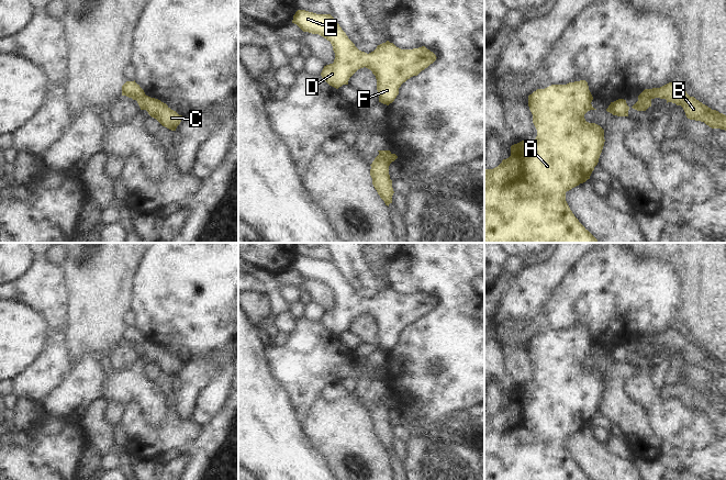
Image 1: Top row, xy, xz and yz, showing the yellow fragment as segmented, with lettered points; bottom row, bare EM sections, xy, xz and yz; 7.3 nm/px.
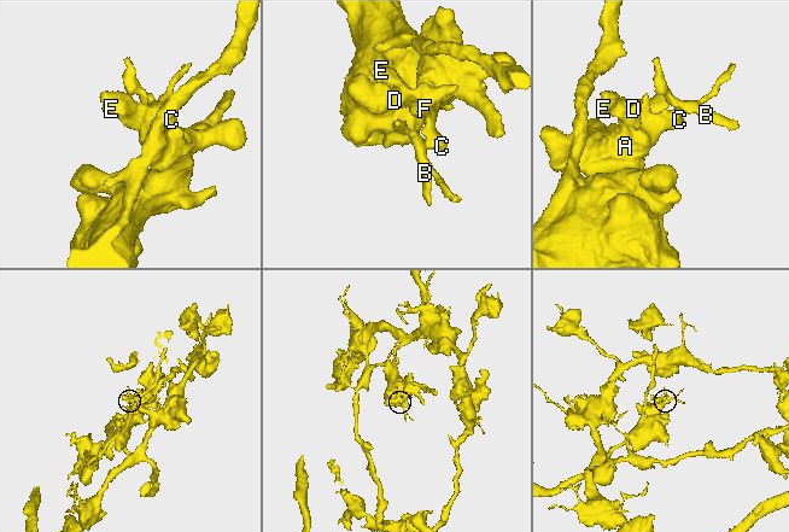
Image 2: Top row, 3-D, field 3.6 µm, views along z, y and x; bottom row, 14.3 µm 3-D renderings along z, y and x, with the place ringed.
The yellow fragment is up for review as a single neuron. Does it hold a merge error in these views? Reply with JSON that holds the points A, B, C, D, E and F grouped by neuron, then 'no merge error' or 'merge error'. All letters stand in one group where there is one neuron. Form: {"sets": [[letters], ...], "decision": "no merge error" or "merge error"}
{"sets": [["A", "C", "D", "E", "F"], ["B"]], "decision": "merge error"}

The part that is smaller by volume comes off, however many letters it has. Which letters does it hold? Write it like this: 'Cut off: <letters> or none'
Cut off: B

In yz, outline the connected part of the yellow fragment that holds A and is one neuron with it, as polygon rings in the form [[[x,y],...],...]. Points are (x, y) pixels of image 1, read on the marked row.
[[[585,80],[569,82],[567,85],[551,85],[545,89],[537,89],[528,96],[528,107],[533,114],[533,123],[537,130],[537,136],[533,141],[522,141],[511,146],[511,156],[493,168],[484,170],[484,243],[599,243],[597,239],[579,222],[566,201],[566,192],[590,179],[594,167],[599,163],[604,146],[604,130],[589,123],[584,114],[590,110],[596,110],[591,102],[593,97]]]

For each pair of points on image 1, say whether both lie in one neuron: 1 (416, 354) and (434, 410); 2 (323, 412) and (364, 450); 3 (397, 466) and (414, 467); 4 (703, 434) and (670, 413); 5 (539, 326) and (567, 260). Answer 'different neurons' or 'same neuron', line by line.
1: same neuron
2: same neuron
3: different neurons
4: same neuron
5: different neurons

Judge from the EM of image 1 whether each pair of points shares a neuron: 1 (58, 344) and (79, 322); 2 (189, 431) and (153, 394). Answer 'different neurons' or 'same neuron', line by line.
1: different neurons
2: different neurons

